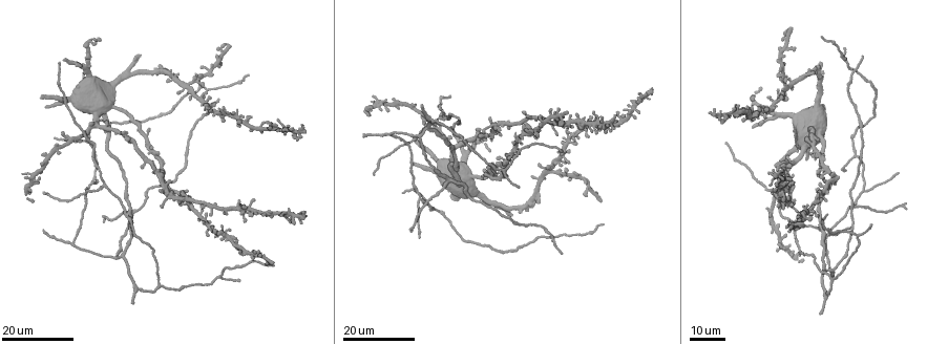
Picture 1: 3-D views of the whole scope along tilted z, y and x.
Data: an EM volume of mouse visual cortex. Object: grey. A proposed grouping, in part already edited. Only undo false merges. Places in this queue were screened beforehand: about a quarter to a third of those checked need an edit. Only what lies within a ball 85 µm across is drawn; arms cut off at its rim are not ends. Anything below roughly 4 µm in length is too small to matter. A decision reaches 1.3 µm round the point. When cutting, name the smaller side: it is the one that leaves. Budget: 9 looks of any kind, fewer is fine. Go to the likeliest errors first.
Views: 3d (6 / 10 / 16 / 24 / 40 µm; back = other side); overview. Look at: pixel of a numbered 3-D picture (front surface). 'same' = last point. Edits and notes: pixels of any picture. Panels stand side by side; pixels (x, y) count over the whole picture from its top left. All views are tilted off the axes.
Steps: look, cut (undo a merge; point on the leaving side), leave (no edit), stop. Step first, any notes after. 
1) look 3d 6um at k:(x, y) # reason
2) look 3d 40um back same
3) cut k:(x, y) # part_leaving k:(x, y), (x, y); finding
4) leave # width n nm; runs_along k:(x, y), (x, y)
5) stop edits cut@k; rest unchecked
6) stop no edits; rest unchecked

look 3d 24um at 1:(132, 211) # three arms meet

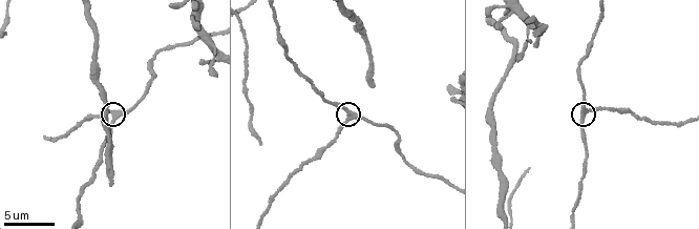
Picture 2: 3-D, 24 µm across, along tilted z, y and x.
look 3d 6um at 2:(583, 111)

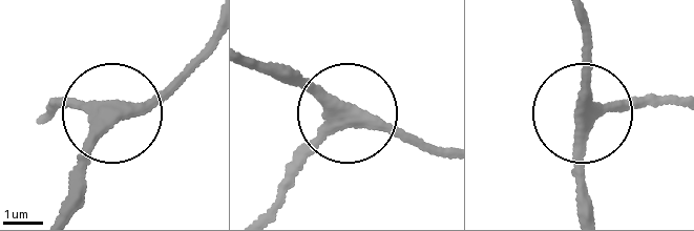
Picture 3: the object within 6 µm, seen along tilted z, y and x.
leave # runs_along 3:(61, 206), (86, 139), (108, 114), (43, 114); continuous, no second neuron

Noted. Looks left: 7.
look 3d 24um at 1:(822, 267) # three arms meet

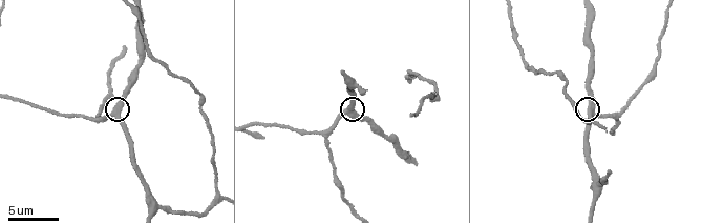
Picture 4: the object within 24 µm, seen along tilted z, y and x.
look 3d 6um at 4:(345, 110)

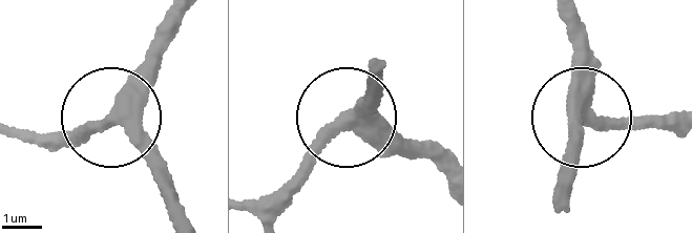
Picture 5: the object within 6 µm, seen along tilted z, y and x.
leave # arms 3; runs_along 5:(181, 24), (118, 121), (174, 191); one neuron here

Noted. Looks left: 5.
look 3d 24um at 1:(72, 243) # three-way junction

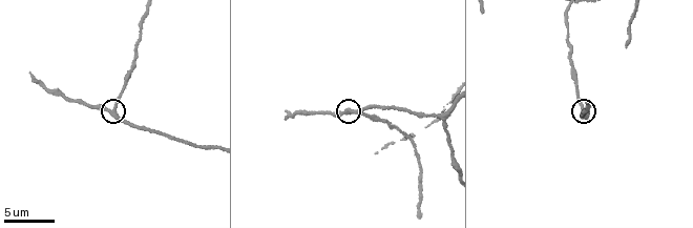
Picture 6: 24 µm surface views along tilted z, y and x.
look 3d 6um at 6:(111, 112)

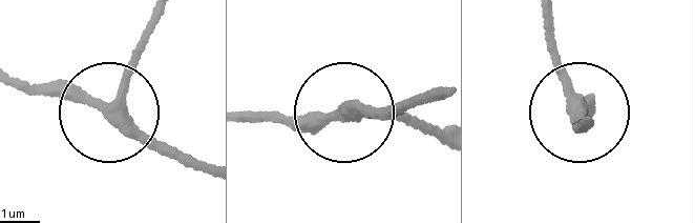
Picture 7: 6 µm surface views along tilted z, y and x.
leave # runs_along 7:(204, 170), (76, 99), (20, 90); one neuron here

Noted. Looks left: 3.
look 3d 16um at 4:(157, 207) # a fork

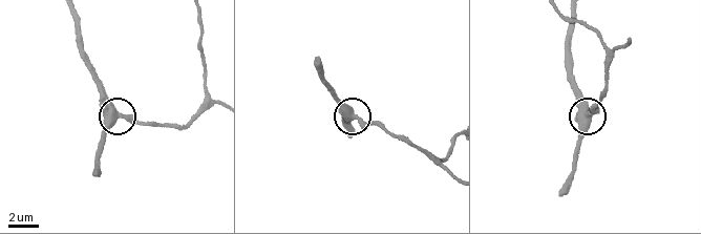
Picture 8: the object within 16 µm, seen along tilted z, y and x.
leave # side_arm 5 um; runs_along 8:(72, 19), (81, 56), (99, 93), (118, 114), (100, 146); all the same neuron

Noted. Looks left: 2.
stop no edits; rest unchecked

